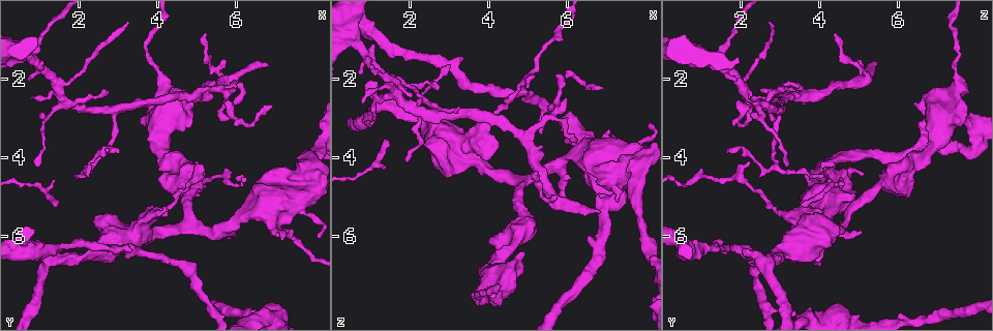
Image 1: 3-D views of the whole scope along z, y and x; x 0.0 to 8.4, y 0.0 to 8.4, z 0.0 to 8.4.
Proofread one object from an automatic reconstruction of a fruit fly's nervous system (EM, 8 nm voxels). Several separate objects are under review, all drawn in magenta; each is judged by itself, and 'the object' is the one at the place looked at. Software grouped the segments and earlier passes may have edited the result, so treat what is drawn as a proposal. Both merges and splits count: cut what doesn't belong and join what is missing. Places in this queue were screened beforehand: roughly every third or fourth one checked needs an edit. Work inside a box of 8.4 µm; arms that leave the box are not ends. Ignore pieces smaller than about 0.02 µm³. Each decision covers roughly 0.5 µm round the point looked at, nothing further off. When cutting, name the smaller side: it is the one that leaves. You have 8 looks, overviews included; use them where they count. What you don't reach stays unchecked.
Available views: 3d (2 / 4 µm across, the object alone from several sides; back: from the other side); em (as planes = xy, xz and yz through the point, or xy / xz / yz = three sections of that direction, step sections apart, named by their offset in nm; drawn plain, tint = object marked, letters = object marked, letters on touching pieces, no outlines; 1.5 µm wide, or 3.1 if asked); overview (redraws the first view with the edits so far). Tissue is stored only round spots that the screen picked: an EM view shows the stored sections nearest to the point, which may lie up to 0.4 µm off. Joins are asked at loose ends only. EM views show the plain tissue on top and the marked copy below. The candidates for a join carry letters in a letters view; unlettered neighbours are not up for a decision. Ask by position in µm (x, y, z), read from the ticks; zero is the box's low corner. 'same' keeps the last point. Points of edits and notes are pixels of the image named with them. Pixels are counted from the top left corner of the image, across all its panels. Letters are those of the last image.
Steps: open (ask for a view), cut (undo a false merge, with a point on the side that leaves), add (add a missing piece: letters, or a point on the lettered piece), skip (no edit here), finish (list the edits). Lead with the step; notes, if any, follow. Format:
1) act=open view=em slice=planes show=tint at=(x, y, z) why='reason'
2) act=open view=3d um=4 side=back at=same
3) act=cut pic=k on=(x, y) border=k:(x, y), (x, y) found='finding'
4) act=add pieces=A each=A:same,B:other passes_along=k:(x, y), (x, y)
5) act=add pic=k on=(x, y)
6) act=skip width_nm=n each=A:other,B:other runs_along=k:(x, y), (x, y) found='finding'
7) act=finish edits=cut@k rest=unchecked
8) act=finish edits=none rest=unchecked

act=open view=em slice=yz step=8 show=letters at=(6.80, 1.70, 5.40) why='branch stops here'

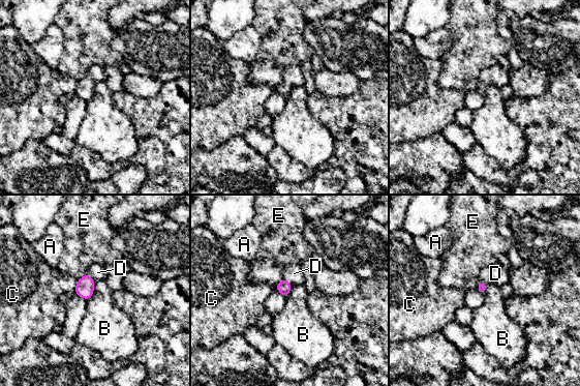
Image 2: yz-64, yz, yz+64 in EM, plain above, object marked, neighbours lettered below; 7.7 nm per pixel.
act=open view=em slice=xz step=8 show=letters at=same

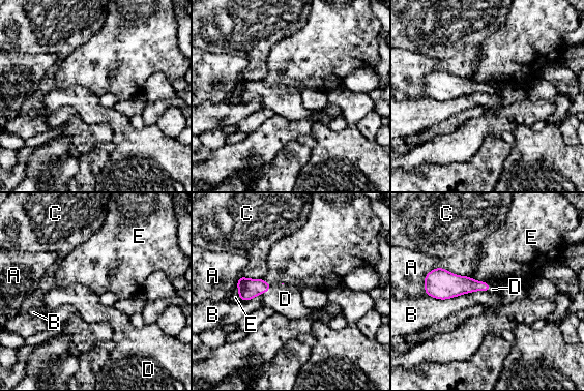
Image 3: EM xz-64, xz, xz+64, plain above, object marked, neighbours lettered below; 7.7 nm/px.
act=add pieces=D each=A:other,B:other,C:other,D:same,E:other passes_along=3:(249, 289), (266, 291), (285, 299) found='the neuron continues'

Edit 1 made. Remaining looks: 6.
act=open view=overview

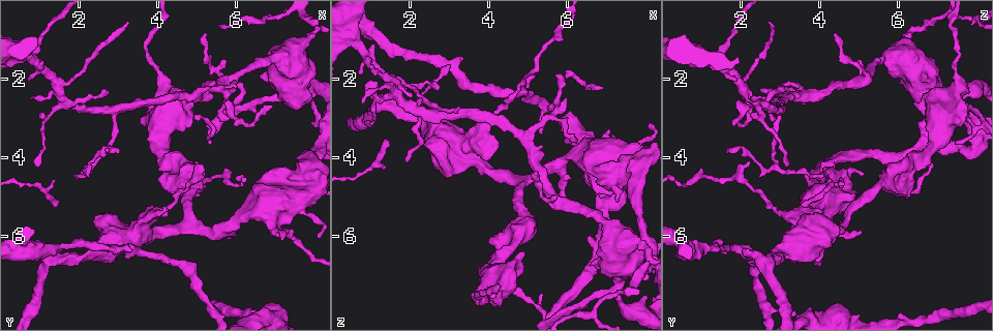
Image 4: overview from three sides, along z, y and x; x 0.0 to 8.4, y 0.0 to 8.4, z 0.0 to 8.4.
act=open view=em slice=planes show=letters at=(4.10, 5.35, 3.95) why='branch stops here'

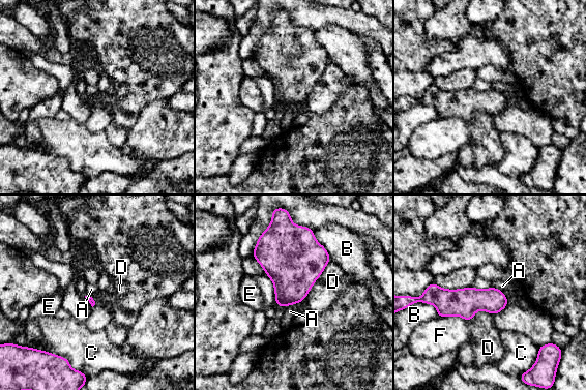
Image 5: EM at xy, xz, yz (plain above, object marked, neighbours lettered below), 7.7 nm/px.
act=skip each=A:other,B:other,C:other,D:other,E:other,F:other found='no lettered piece goes on from it'

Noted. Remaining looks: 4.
act=open view=em slice=planes show=letters at=(1.00, 6.25, 2.10) why='an open end'

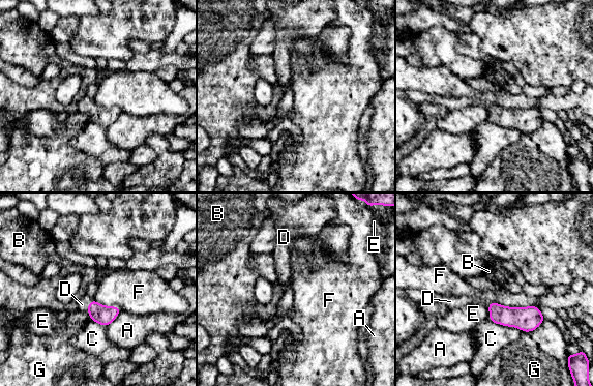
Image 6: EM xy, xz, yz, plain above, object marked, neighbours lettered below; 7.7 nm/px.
act=add pieces=D longest_contact=F:400nm each=A:other,B:other,C:other,D:same,E:other,F:other,G:other found='it goes on there'

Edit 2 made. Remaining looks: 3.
act=finish edits=add@3,add@6 rest=unchecked

